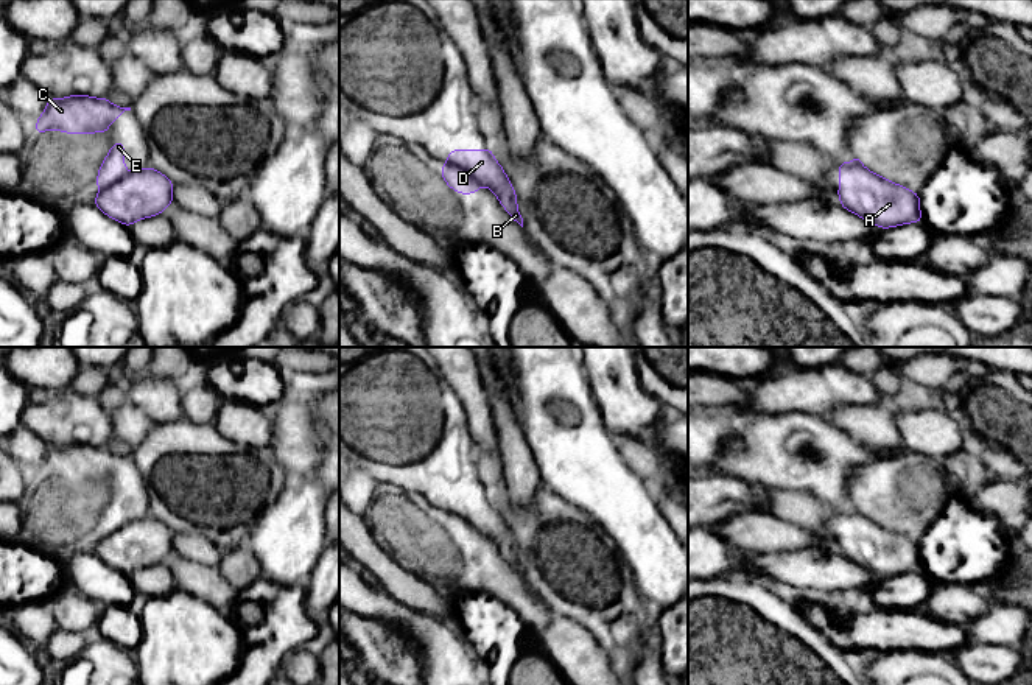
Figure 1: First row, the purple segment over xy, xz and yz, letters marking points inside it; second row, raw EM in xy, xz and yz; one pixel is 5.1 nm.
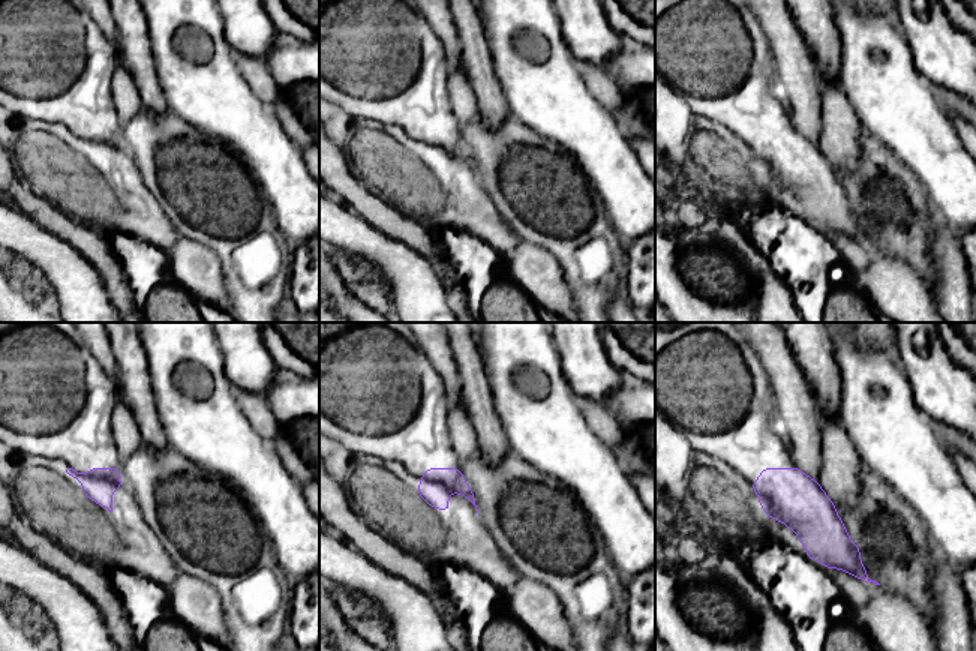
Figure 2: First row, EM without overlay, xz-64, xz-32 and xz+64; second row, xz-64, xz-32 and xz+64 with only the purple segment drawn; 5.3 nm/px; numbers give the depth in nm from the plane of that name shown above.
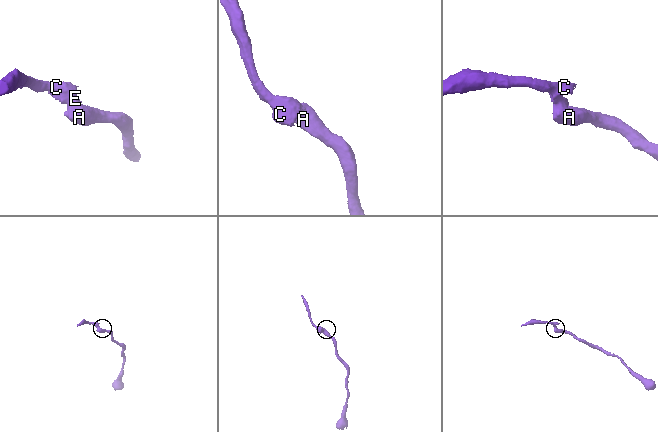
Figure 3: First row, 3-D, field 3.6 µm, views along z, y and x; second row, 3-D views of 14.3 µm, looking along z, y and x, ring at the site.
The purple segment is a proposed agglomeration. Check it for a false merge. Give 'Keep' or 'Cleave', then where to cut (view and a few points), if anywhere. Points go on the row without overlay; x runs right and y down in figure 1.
Cleave. Split along xz (447, 511), (461, 516), (480, 533)

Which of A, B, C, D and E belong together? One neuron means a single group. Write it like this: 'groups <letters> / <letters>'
groups A B D / C E

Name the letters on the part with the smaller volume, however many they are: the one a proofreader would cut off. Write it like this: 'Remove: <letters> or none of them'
Remove: C, E

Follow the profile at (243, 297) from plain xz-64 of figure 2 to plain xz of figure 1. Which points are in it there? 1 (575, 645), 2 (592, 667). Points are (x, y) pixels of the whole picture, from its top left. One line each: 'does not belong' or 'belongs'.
1: does not belong
2: does not belong

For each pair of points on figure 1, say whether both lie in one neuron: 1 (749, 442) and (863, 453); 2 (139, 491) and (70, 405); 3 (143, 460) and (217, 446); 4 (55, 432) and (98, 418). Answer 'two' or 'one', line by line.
1: one
2: two
3: one
4: one

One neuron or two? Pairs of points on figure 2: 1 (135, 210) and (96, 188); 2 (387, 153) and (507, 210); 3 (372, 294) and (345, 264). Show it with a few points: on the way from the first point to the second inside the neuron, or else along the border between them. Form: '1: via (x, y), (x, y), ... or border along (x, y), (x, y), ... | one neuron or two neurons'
1: via (126, 204), (105, 191) | one neuron
2: border along (498, 210), (519, 239) | two neurons
3: via (368, 287), (353, 272) | one neuron

